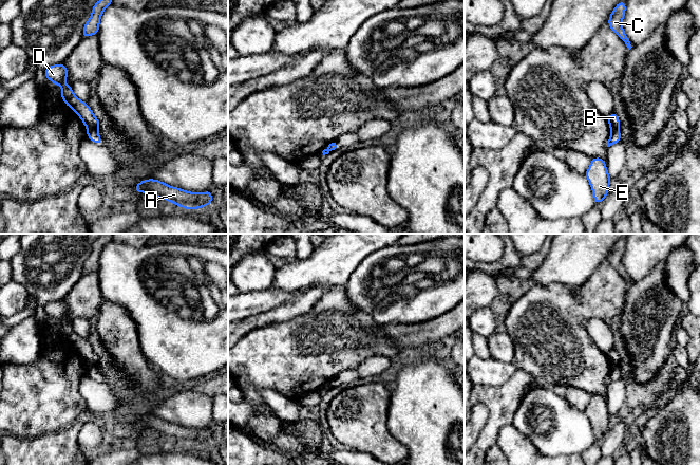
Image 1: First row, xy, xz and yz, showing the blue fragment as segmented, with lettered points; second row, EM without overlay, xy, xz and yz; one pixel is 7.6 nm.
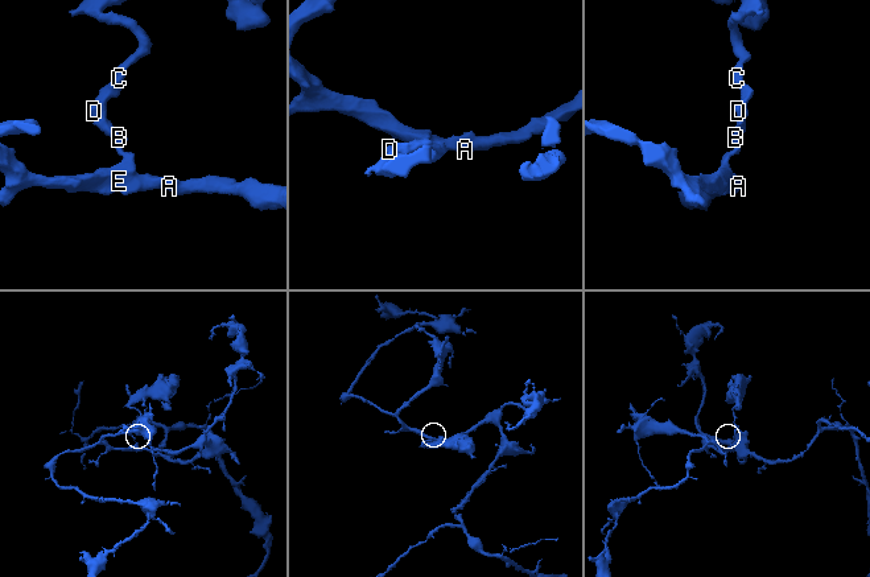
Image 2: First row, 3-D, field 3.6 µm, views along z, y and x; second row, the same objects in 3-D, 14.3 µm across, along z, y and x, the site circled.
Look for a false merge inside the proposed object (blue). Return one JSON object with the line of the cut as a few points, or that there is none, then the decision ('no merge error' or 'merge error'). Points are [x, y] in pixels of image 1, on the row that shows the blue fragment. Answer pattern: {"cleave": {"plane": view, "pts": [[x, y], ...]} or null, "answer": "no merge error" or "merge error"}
{"cleave": {"plane": "xy", "pts": [[88, 129], [96, 131]]}, "answer": "merge error"}

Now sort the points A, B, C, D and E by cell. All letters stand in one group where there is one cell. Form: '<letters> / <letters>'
A E / B C D

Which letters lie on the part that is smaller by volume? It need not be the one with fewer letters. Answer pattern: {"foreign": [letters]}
{"foreign": ["B", "C", "D"]}

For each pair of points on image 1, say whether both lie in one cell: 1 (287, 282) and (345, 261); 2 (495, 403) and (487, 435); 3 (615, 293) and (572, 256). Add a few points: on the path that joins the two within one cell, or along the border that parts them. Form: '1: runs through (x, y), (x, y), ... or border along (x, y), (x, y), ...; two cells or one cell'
1: runs through (302, 273), (330, 264); one cell
2: runs through (495, 411), (495, 422), (492, 427); one cell
3: border along (607, 259), (581, 285); two cells

